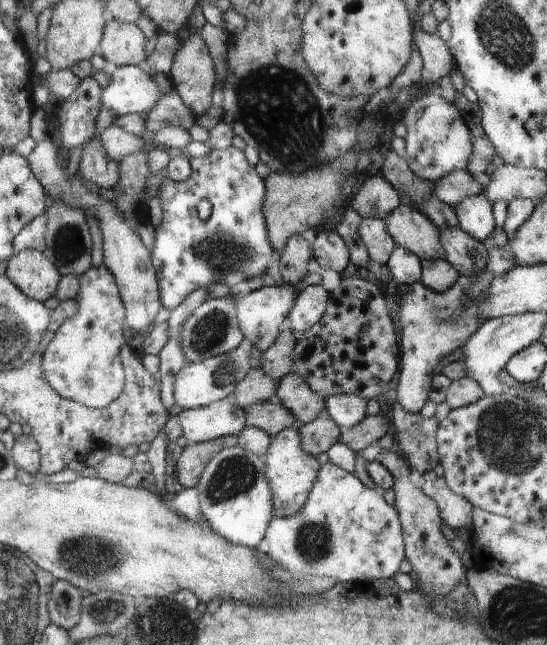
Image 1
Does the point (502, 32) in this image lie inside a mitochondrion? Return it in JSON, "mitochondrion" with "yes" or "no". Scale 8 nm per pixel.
{"mitochondrion":"yes"}

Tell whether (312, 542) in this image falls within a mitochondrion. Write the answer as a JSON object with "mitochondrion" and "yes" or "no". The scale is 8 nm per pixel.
{"mitochondrion":"yes"}

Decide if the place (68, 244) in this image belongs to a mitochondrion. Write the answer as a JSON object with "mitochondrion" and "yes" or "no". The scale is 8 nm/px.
{"mitochondrion":"yes"}

